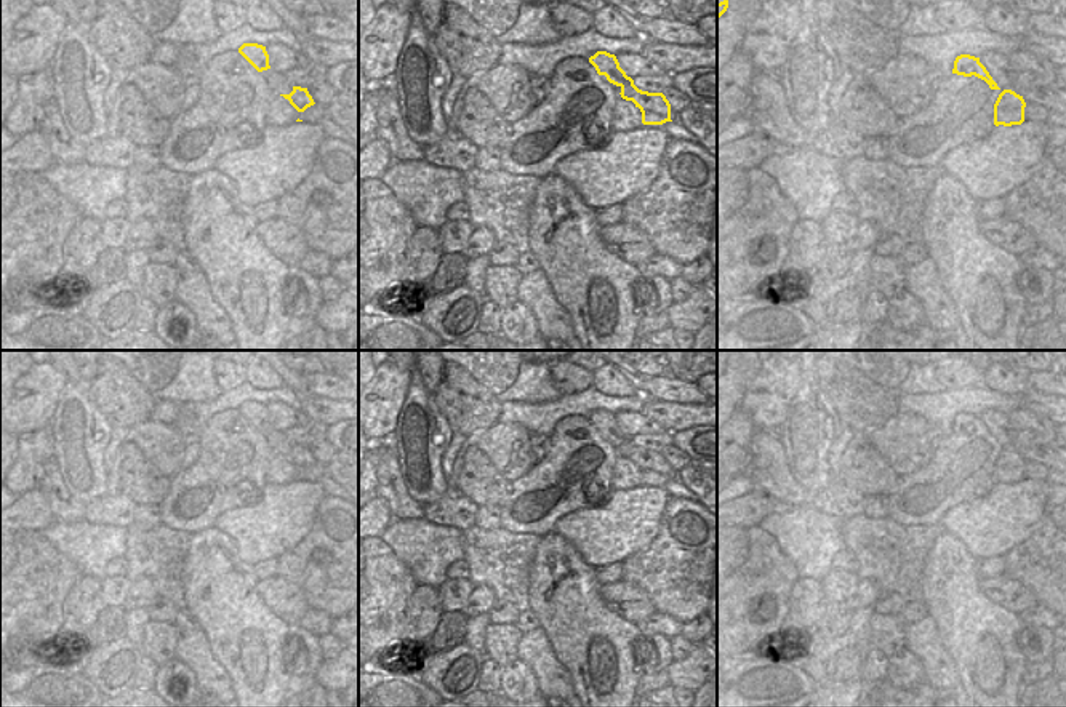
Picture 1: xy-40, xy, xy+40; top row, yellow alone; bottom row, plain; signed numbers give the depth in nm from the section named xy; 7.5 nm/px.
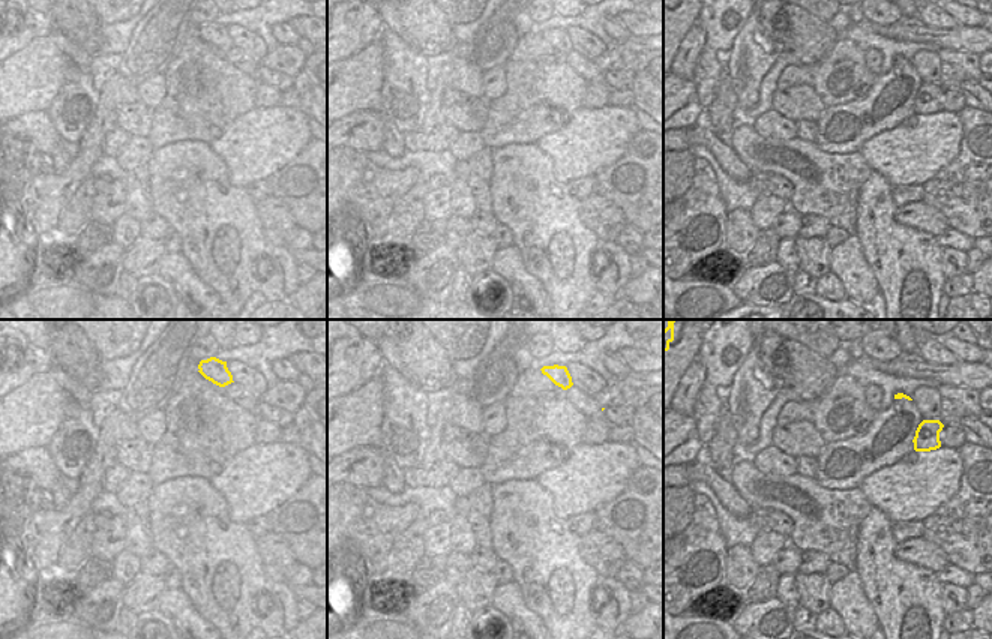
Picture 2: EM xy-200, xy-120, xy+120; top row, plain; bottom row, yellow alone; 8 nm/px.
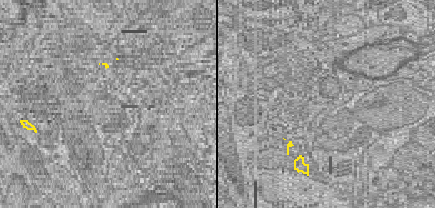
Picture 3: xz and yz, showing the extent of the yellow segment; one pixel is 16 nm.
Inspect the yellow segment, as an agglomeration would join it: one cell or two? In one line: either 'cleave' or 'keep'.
cleave

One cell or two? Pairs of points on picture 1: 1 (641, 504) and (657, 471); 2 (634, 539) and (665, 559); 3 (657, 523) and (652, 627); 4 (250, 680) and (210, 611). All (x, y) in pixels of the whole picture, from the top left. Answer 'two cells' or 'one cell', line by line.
1: two cells
2: two cells
3: two cells
4: one cell

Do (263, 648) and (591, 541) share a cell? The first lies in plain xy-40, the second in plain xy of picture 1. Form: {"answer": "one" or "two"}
{"answer": "two"}

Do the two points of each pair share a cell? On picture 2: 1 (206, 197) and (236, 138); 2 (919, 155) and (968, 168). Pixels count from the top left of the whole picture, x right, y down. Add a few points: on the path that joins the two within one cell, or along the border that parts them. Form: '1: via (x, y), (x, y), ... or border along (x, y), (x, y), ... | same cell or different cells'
1: border along (207, 143), (222, 159), (228, 179), (243, 188) | different cells
2: border along (964, 131), (959, 153), (922, 185) | different cells

